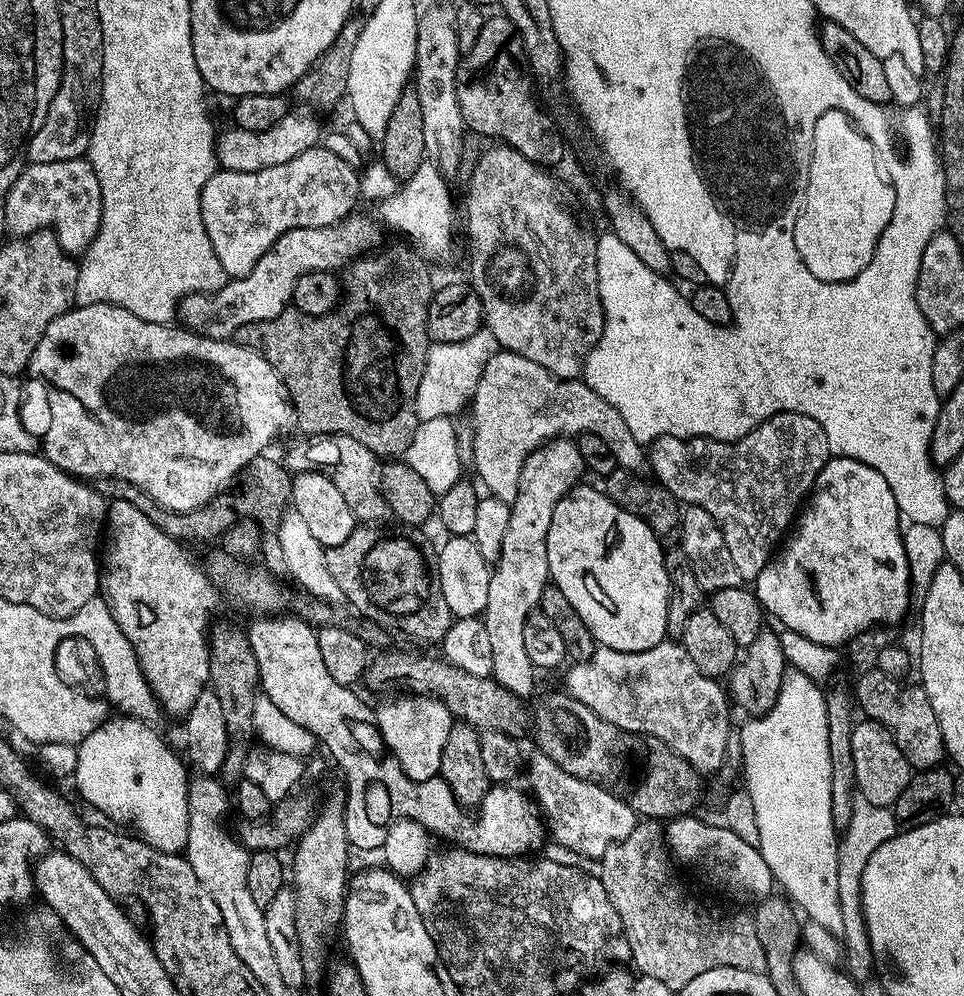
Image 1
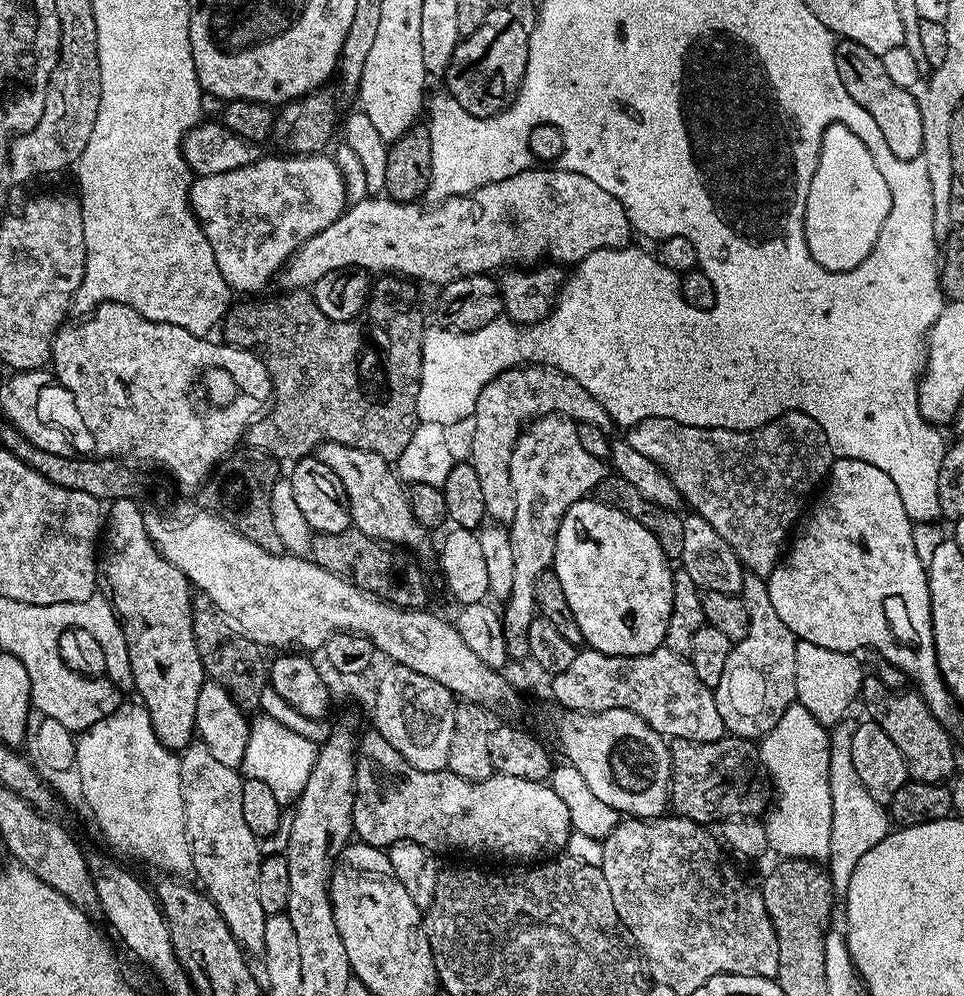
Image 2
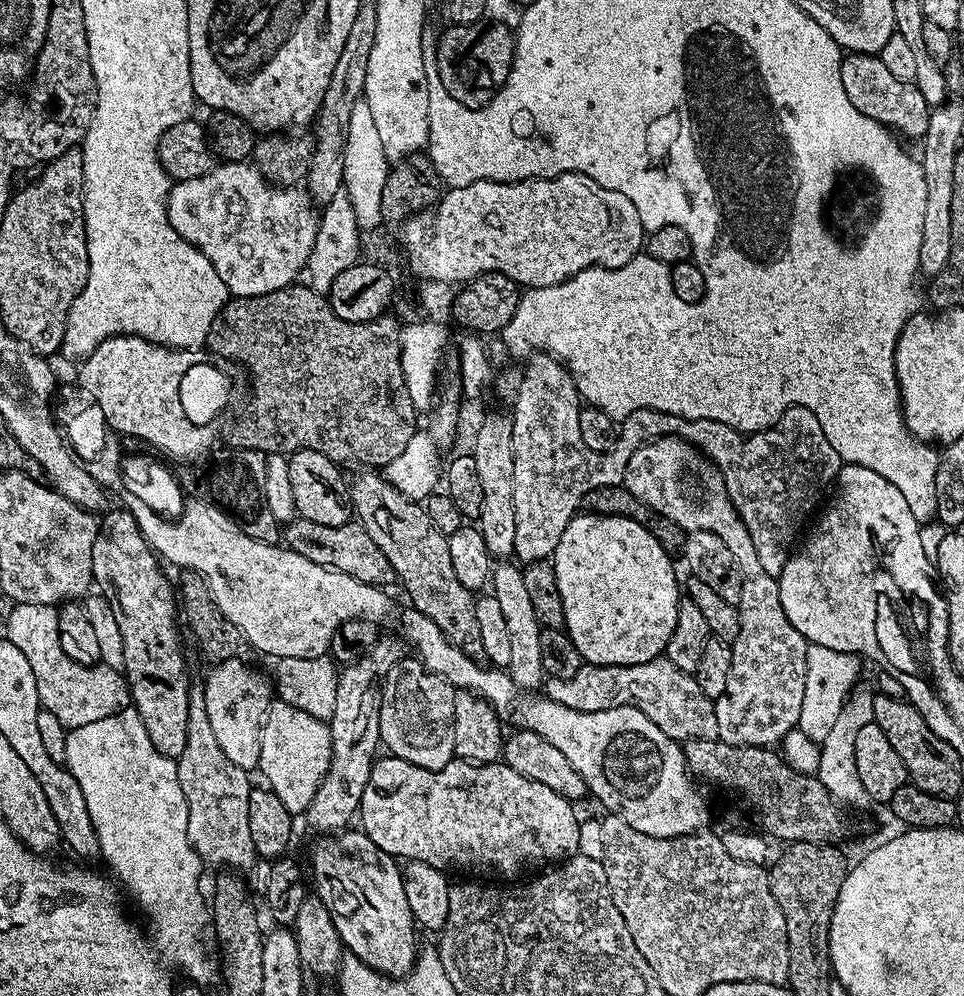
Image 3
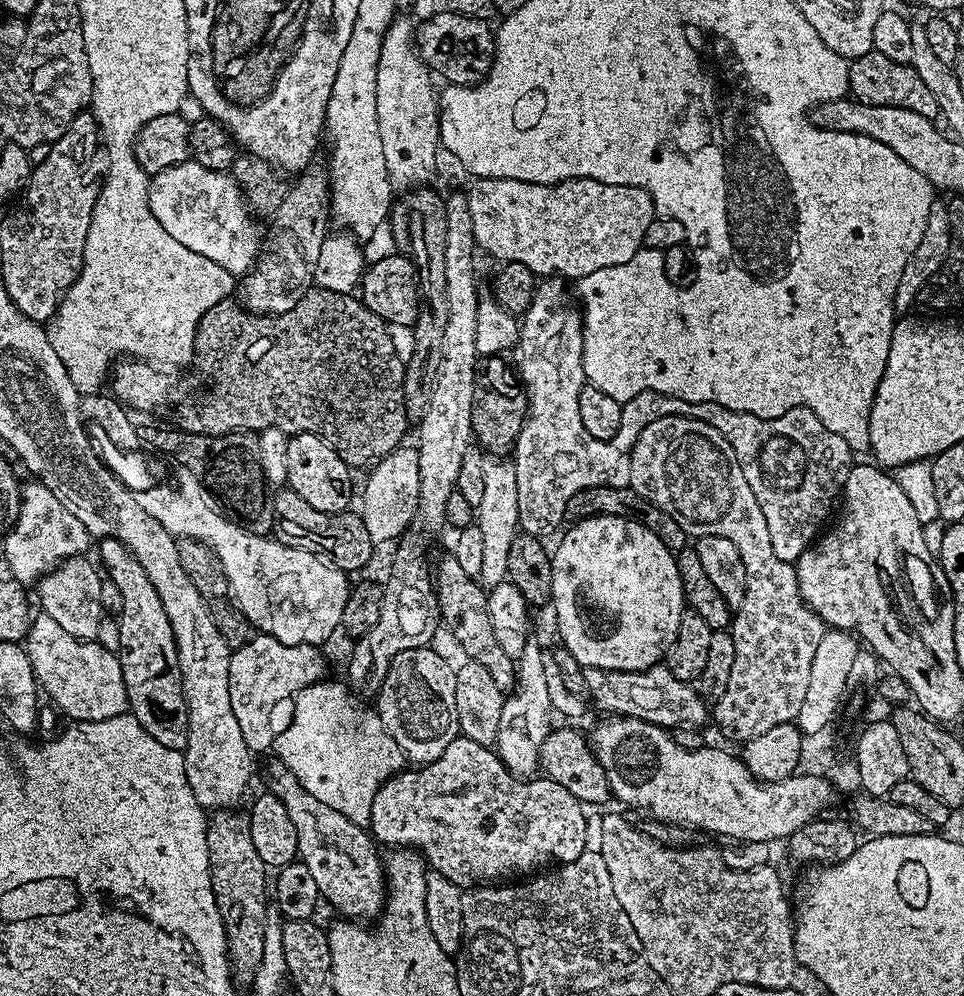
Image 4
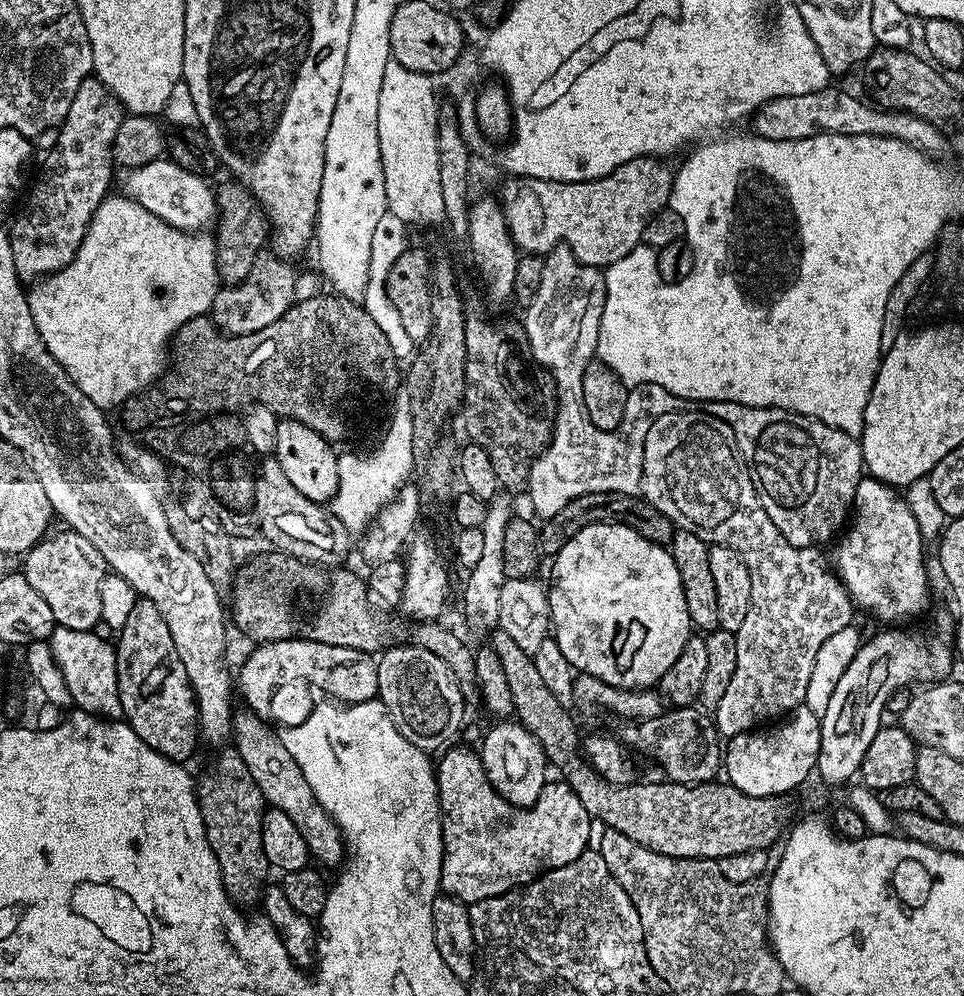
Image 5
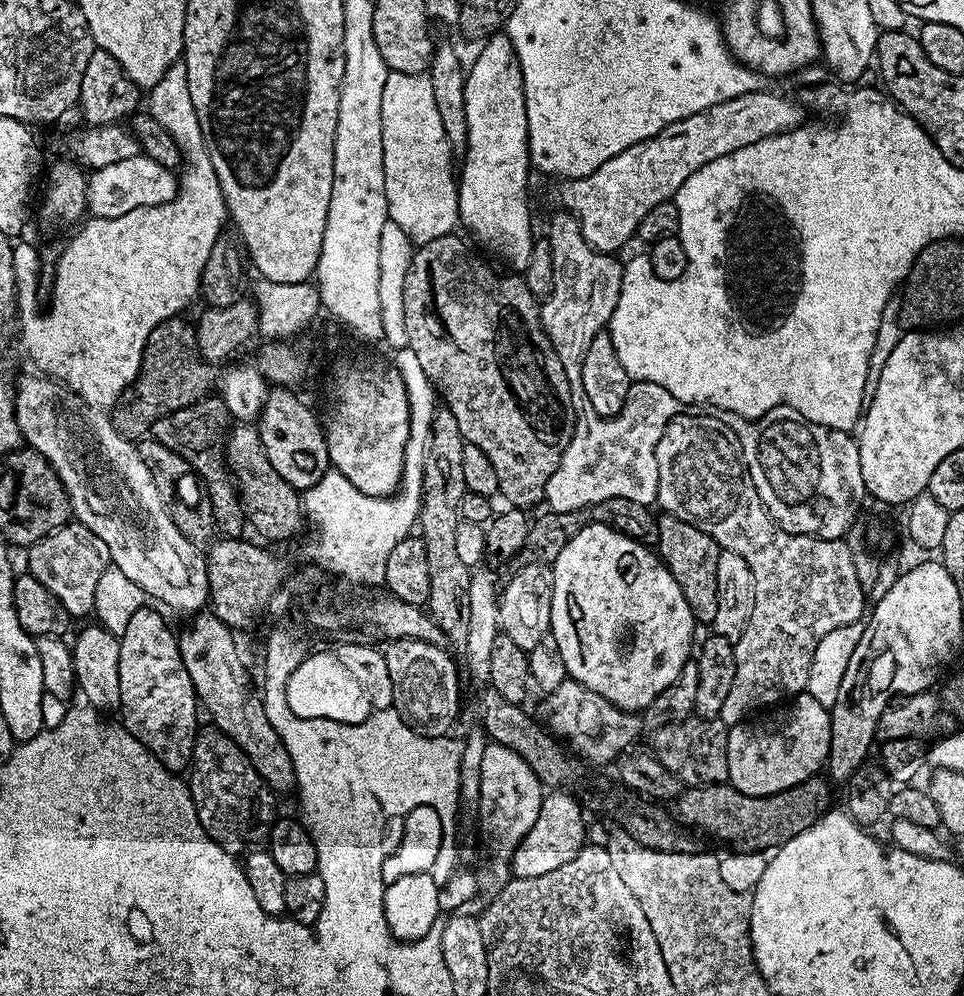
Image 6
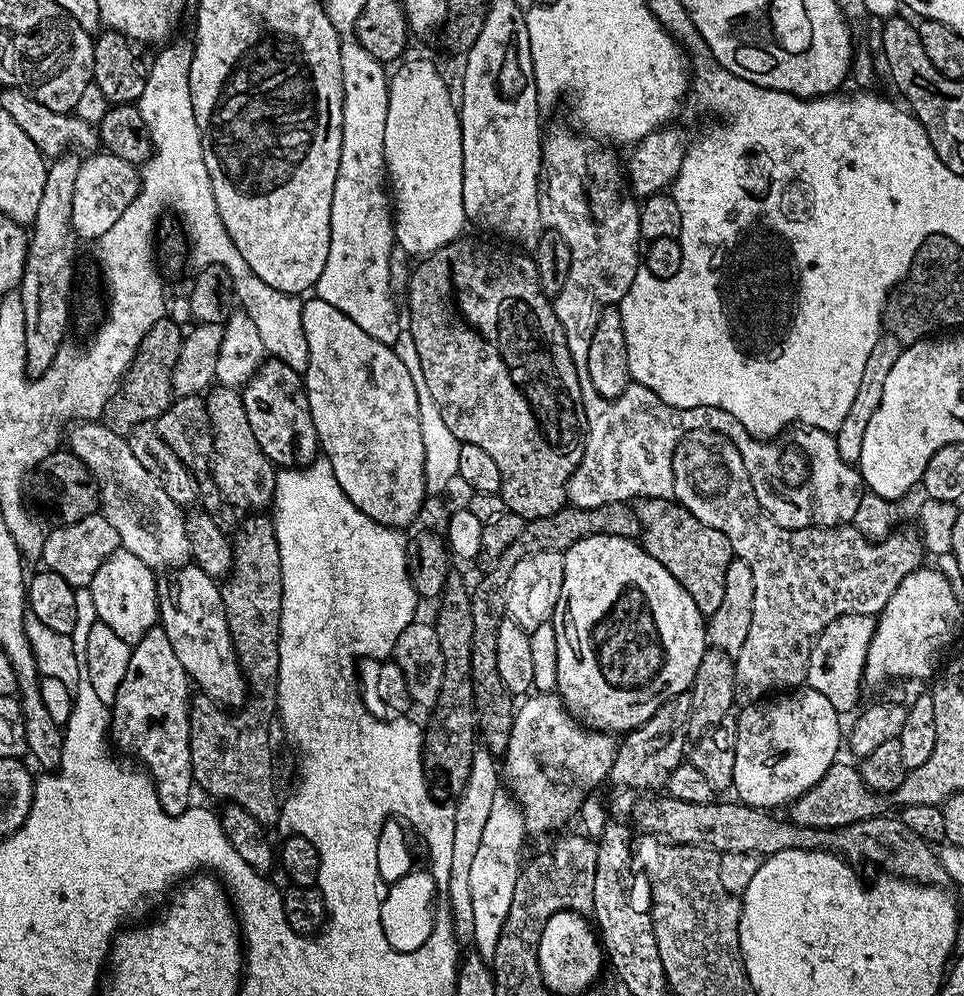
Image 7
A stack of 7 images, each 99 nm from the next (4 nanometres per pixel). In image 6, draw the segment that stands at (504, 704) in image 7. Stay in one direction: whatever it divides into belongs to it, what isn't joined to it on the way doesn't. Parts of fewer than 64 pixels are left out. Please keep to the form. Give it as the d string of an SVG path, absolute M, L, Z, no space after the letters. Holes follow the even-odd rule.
M610 498L601 504L593 504L590 511L587 508L579 508L577 512L553 512L545 511L545 516L540 516L531 521L526 534L526 542L524 543L524 552L549 552L553 557L562 554L562 546L566 546L566 542L570 542L570 538L574 538L574 534L578 534L578 530L582 530L590 523L607 524L616 532L622 532L630 537L631 540L638 540L645 546L658 545L658 519L652 516L653 509L647 504L639 504L638 502L630 502L630 498Z

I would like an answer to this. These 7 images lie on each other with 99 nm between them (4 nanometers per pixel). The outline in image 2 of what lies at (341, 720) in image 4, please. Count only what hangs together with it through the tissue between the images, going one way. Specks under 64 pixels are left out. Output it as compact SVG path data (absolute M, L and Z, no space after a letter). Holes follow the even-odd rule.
M265 714L253 715L248 728L249 736L242 765L243 775L247 779L270 786L274 798L278 798L280 805L291 805L302 794L306 778L310 778L310 770L314 770L317 741L290 730L282 722Z

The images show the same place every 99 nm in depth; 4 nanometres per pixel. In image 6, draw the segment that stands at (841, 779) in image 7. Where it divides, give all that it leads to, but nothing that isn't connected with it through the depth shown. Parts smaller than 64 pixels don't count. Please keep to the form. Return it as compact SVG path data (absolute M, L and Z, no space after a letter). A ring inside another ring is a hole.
M817 774L808 780L798 782L781 792L769 796L747 796L729 783L708 784L700 787L685 787L674 801L674 815L681 824L689 829L700 827L708 836L717 836L729 849L737 852L759 852L781 848L790 838L802 834L810 826L819 824L820 817L829 811L828 803L832 800L832 792L828 789L829 781Z

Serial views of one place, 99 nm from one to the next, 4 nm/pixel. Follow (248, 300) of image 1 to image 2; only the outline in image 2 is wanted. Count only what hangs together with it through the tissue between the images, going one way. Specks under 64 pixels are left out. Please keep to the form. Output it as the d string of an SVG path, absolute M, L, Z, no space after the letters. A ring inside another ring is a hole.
M531 166L522 173L514 174L513 177L506 178L504 181L496 181L493 184L483 185L476 188L473 192L466 193L464 196L451 196L448 200L440 203L433 203L431 206L423 206L419 208L419 203L405 202L403 200L393 200L391 198L368 198L372 200L360 200L356 205L345 207L344 213L337 218L330 226L326 226L326 230L322 230L318 234L314 234L314 238L310 238L301 248L288 259L288 263L280 269L278 273L278 284L280 280L280 288L284 290L304 290L316 283L318 278L322 278L331 272L337 272L343 268L362 268L369 274L395 274L403 276L413 282L421 282L425 280L428 284L436 284L435 286L443 286L454 282L463 276L479 276L481 274L495 273L495 268L499 270L507 269L509 266L536 266L549 256L549 261L559 262L564 266L572 266L577 262L584 260L590 254L594 254L594 250L602 250L603 248L622 248L629 243L628 240L634 236L632 222L628 220L626 210L623 209L622 202L614 198L613 195L606 193L595 182L590 182L582 174L567 172L559 166Z

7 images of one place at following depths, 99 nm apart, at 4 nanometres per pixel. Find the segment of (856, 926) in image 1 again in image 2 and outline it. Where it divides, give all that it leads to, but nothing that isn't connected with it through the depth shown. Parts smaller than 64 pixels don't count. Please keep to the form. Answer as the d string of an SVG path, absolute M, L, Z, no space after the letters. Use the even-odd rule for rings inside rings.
M845 718L835 725L830 732L830 806L832 821L830 822L830 854L826 861L826 871L832 879L832 890L837 897L847 897L850 878L854 874L854 866L862 858L862 854L874 850L882 838L890 831L890 812L885 805L874 802L862 786L862 778L858 778L858 770L854 770L854 730L857 721Z

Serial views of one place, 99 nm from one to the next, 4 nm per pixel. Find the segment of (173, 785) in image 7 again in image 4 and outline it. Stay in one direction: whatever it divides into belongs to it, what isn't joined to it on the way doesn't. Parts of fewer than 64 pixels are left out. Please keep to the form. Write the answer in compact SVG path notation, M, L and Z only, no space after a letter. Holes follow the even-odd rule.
M104 538L99 541L100 560L104 563L103 571L107 579L112 580L118 586L118 591L122 594L122 606L118 613L118 623L120 625L120 665L122 666L122 678L126 682L126 694L128 695L128 706L131 715L138 718L140 725L162 746L167 748L179 748L186 746L188 737L188 711L184 701L184 679L180 677L180 667L178 666L178 654L176 653L176 639L170 618L166 618L166 606L162 606L162 598L158 598L158 590L154 590L154 582L142 570L142 562L134 558L134 554L122 542L111 538Z

